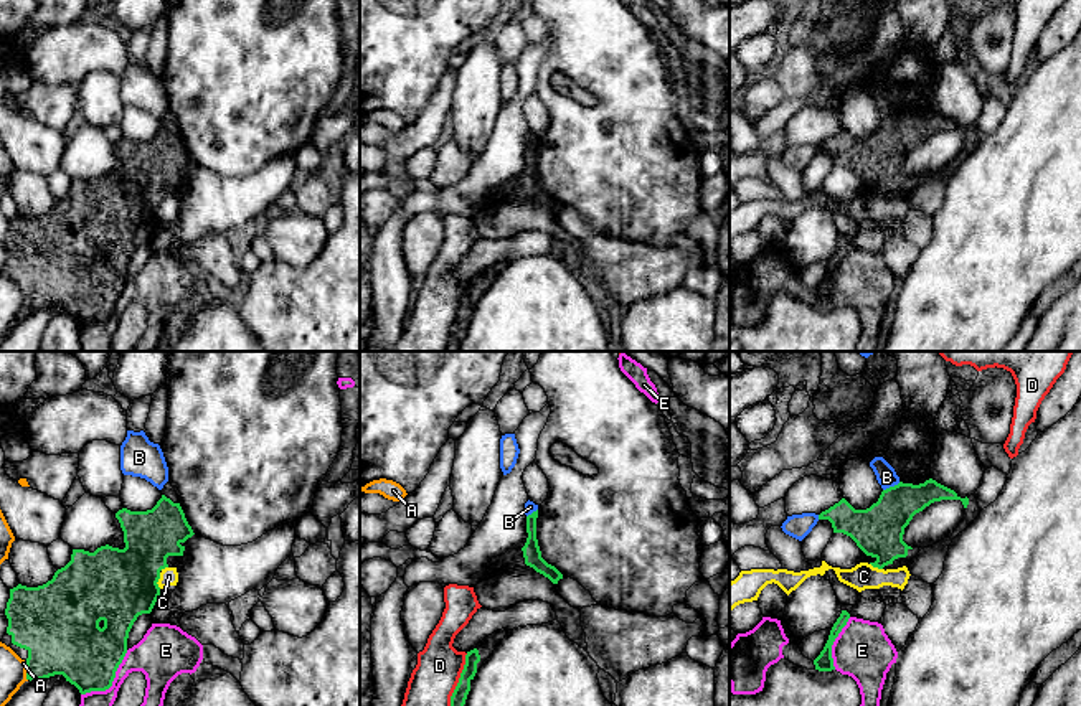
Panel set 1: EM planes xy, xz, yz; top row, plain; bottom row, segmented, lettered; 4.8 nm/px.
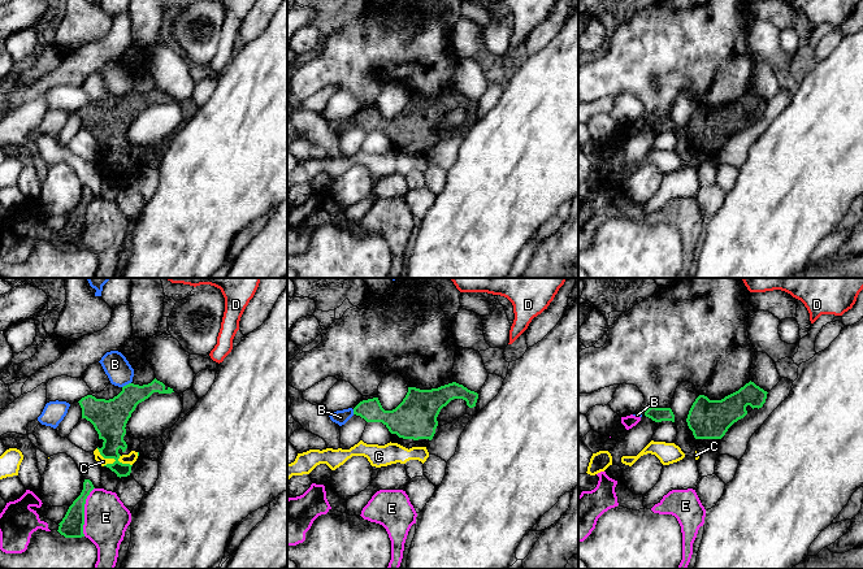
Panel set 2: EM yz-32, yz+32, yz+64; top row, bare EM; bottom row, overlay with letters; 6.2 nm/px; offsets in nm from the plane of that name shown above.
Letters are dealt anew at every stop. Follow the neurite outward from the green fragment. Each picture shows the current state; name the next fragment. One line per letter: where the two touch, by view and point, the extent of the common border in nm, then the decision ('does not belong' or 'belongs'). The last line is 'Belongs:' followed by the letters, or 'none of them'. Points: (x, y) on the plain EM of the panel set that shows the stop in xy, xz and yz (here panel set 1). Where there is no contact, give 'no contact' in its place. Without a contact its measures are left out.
A: contact xy (27, 302); length 100 nm; does not belong
B: contact yz (892, 117); length 100 nm; does not belong
C: contact xy (157, 211); length 80 nm; does not belong
D: contact xz (459, 312); length 280 nm; does not belong
E: contact xy (111, 314); length 320 nm; does not belong
Belongs: none of them

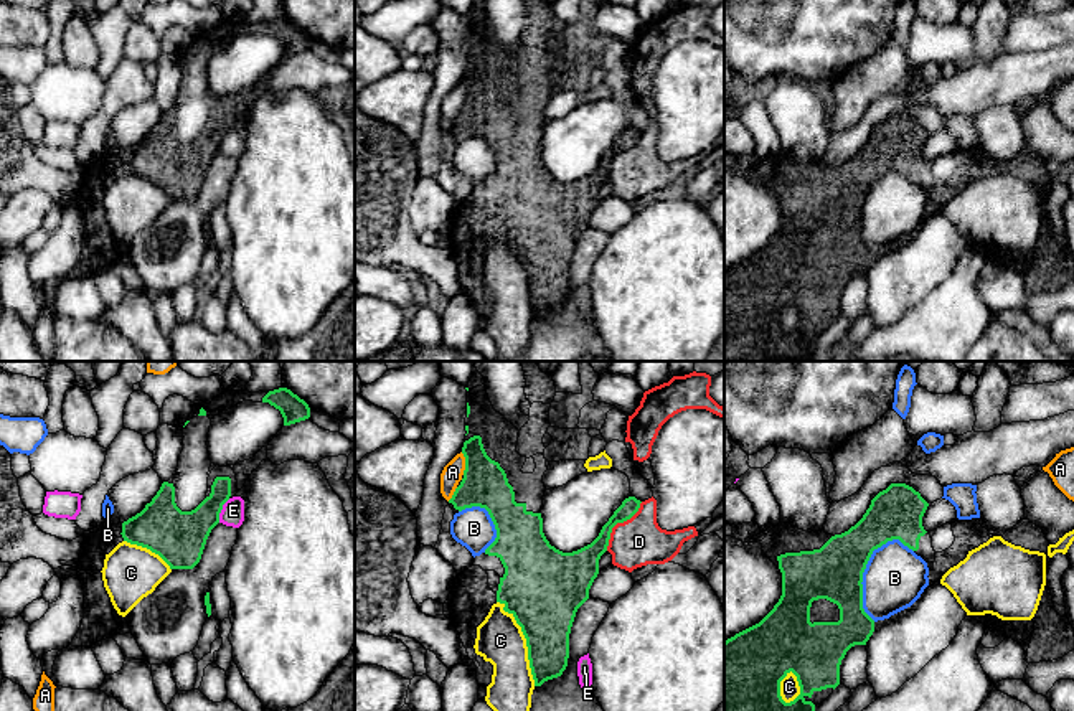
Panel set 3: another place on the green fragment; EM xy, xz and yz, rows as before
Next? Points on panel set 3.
A: contact xz (466, 94); length 110 nm; does not belong
B: contact yz (862, 205); length 420 nm; does not belong
C: contact xz (527, 273); length 460 nm; does not belong
D: contact xz (617, 152); length 300 nm; does not belong
E: contact xy (221, 139); length 130 nm; does not belong
Belongs: none of them

